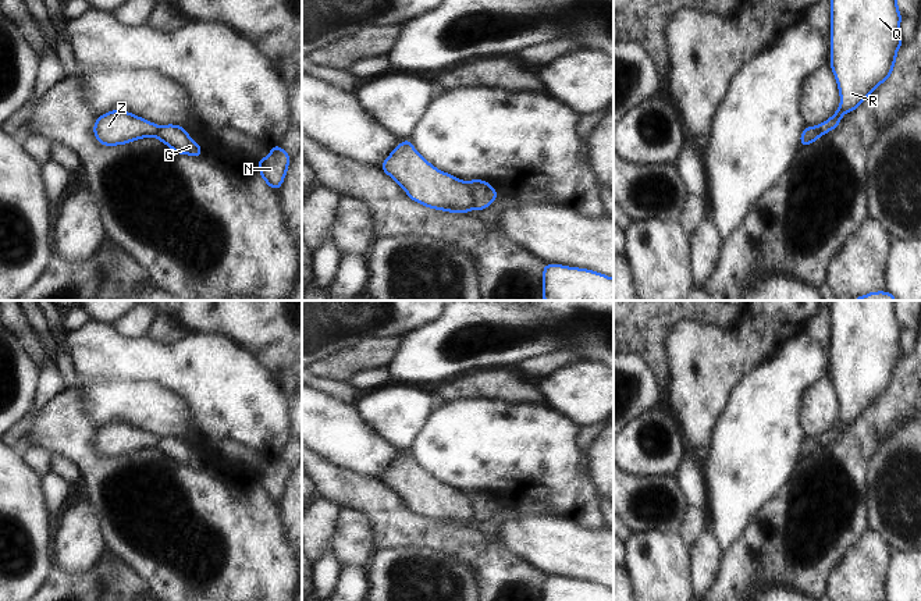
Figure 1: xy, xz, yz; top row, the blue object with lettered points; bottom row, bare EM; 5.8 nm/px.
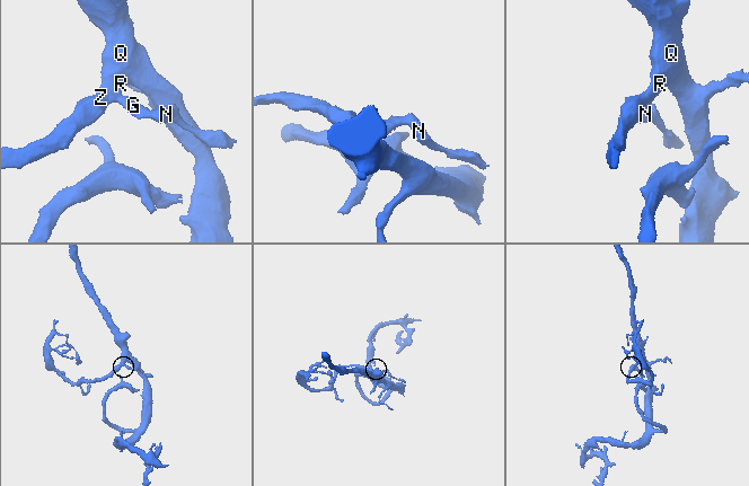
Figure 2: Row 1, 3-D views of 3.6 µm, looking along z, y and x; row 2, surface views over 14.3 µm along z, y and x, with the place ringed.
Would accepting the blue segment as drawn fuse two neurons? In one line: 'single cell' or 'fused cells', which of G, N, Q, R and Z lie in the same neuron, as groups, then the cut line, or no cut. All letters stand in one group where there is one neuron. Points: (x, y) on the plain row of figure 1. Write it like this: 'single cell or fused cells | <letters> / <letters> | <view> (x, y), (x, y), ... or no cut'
fused cells | G N / Q R Z | xz (466, 494), (473, 518)

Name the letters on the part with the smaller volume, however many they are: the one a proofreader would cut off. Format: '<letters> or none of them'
G, N

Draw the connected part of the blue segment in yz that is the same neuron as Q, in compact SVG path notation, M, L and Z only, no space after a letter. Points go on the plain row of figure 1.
M832 300L831 302L831 380L838 394L840 417L817 441L831 444L847 423L854 423L875 399L892 385L899 359L902 326L896 300Z

